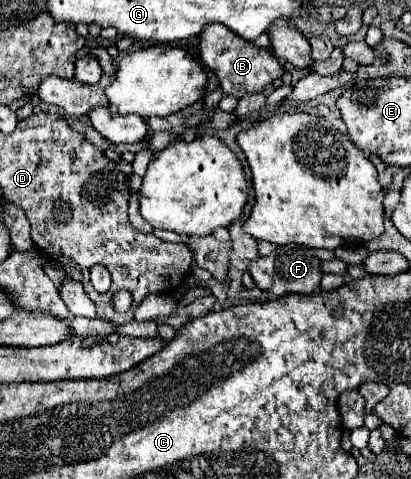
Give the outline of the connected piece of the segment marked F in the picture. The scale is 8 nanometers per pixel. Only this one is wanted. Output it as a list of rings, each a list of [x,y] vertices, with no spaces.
[[[285,244],[279,246],[269,256],[261,256],[249,264],[249,274],[257,288],[267,290],[273,296],[285,296],[285,294],[313,294],[319,288],[321,282],[321,260],[315,256],[313,248],[297,246],[297,244]]]

